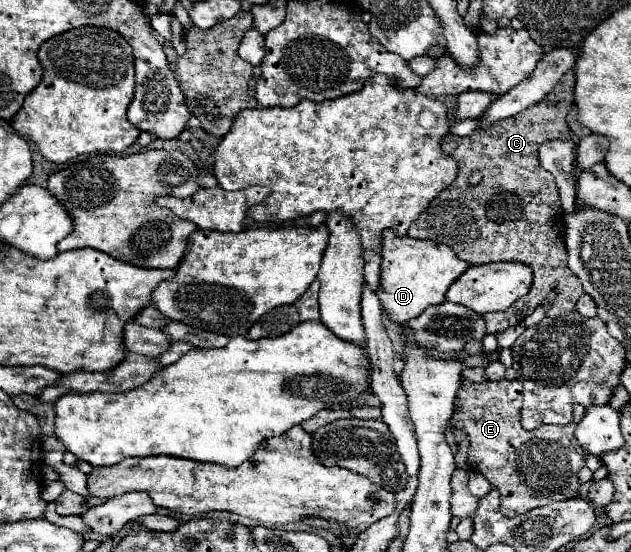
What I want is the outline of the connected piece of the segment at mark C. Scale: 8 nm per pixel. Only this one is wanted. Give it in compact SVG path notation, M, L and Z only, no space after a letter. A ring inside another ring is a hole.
M569 70L559 80L555 90L551 90L539 104L519 112L517 116L499 120L487 130L475 130L471 136L465 138L447 134L441 142L441 148L457 160L459 176L429 204L429 208L409 228L411 238L429 238L433 242L447 244L459 258L463 258L471 266L501 260L521 260L523 264L529 264L533 268L533 288L527 296L523 296L519 302L503 312L483 316L487 322L487 332L503 332L509 326L519 324L547 300L549 292L557 292L555 300L547 308L547 316L551 318L575 312L575 302L585 294L579 278L567 266L563 208L557 194L555 178L551 176L551 172L541 168L537 158L537 146L541 142L547 142L549 138L571 138L567 114L573 106L573 86L575 74L573 70ZM473 170L483 172L483 180L477 186L471 186L467 182ZM495 192L515 192L521 198L525 212L519 222L495 224L489 222L485 214L477 216L479 204L487 204L487 194Z

